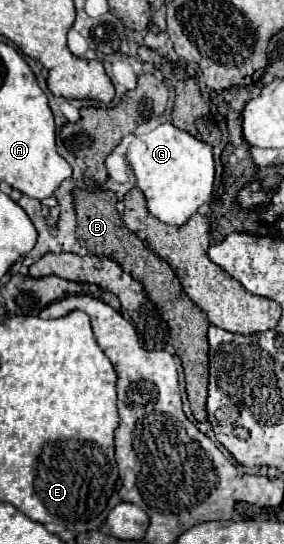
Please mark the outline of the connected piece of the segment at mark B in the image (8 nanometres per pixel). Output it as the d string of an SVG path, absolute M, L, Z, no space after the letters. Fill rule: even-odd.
M75 188L73 204L75 204L75 212L77 212L77 240L89 252L97 252L97 256L101 256L101 258L111 258L111 260L119 262L119 266L123 266L123 270L127 270L127 274L131 274L137 282L141 282L143 288L147 290L147 296L159 308L163 320L169 324L171 344L177 350L181 364L183 364L191 412L197 422L205 422L207 420L205 400L207 400L207 378L209 378L209 358L207 358L209 320L207 320L207 314L203 310L199 310L199 306L195 306L191 302L191 298L183 292L171 266L163 258L155 256L133 232L127 230L127 226L123 224L119 212L115 208L115 204L117 204L115 192L99 190L99 188L97 190Z

